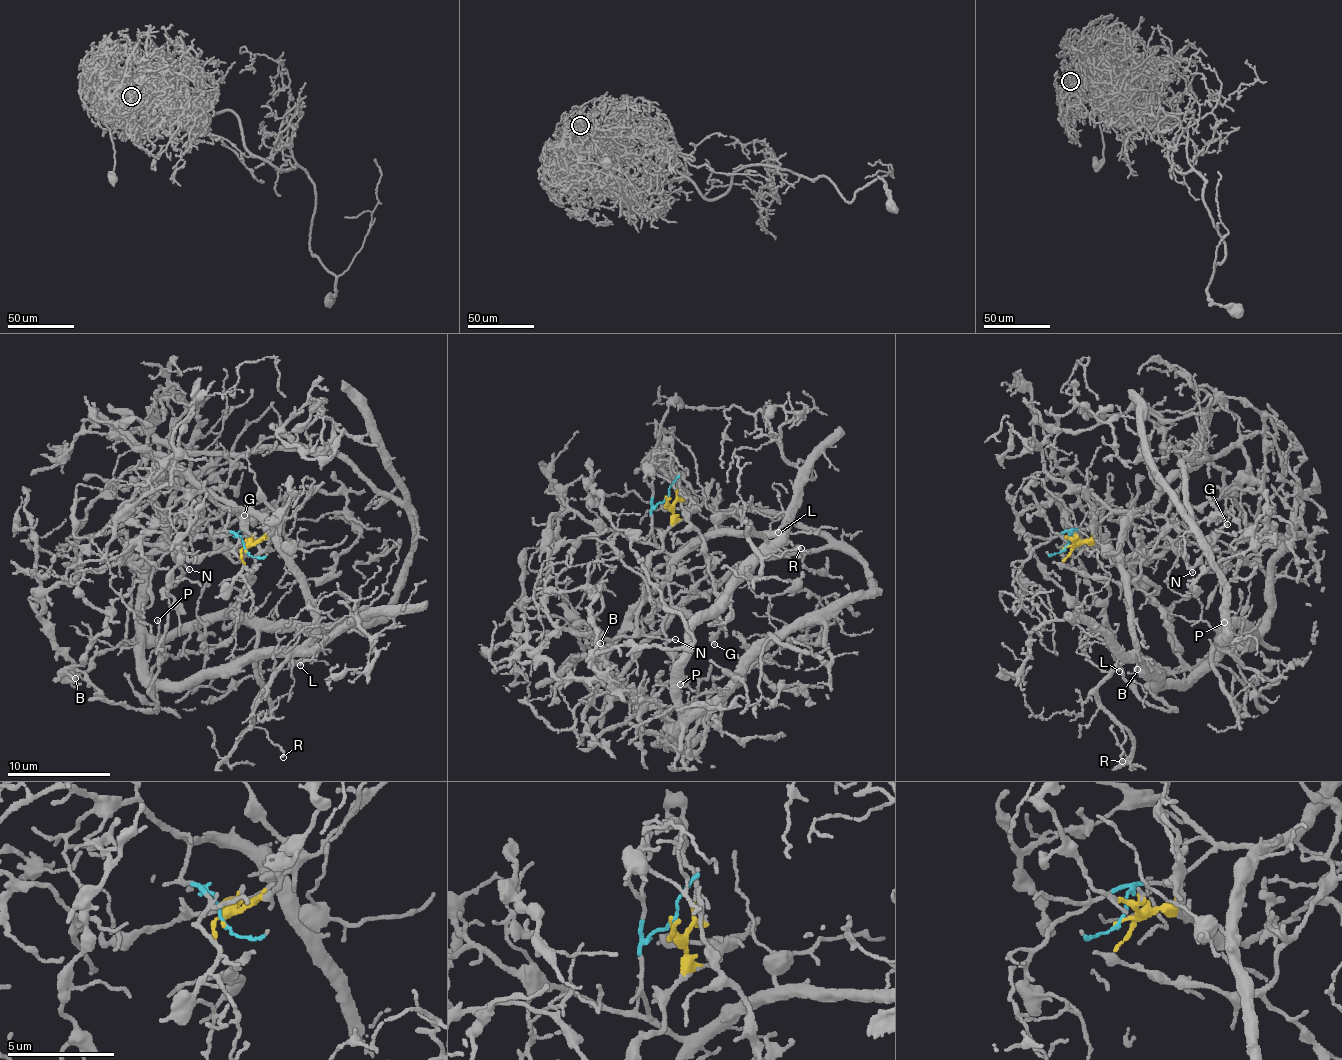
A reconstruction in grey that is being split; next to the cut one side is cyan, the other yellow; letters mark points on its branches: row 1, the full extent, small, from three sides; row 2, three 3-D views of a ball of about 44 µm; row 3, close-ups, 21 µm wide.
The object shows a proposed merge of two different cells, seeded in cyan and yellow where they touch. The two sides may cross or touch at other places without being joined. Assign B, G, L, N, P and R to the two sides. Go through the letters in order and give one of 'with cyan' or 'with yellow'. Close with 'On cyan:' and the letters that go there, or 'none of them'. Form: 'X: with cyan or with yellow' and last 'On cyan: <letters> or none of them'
B: with yellow
G: with yellow
L: with cyan
N: with yellow
P: with cyan
R: with cyan
On cyan: L, P, R

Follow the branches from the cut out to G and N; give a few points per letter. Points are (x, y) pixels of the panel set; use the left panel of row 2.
G: (246, 550), (243, 543), (223, 547), (201, 560), (183, 550), (208, 535), (239, 562), (248, 540), (245, 516)
N: (246, 550), (243, 543), (223, 547), (201, 560), (190, 559), (177, 547), (166, 548), (171, 547), (189, 570)

